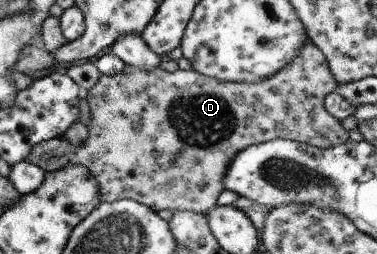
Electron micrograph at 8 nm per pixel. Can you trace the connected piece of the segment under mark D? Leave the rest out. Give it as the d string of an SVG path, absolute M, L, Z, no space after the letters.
M311 40L306 41L302 46L300 54L290 61L284 69L258 83L236 83L235 81L223 82L207 75L202 75L197 71L190 69L188 71L177 69L175 72L164 71L160 66L152 71L146 71L133 65L125 65L125 68L114 75L101 75L97 84L84 93L89 105L89 124L87 124L87 138L78 145L74 146L63 137L55 137L45 142L40 142L32 148L32 152L26 156L26 160L31 164L36 164L46 172L53 172L69 164L76 164L85 167L91 175L97 179L100 188L101 202L112 203L116 200L133 199L138 203L146 204L157 212L160 210L191 211L199 214L207 212L216 205L217 198L225 189L224 176L228 167L232 164L235 155L245 150L251 145L266 143L267 141L281 137L282 139L291 139L300 143L307 143L320 149L326 149L338 144L345 144L349 141L349 133L345 130L341 121L333 118L324 107L324 98L338 87L331 69L329 68L325 55L315 46Z

